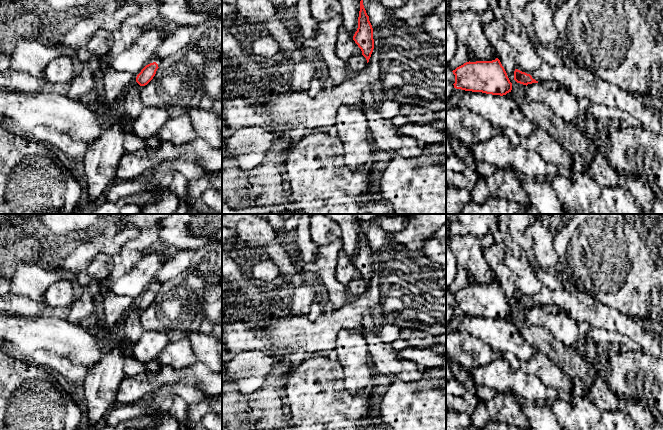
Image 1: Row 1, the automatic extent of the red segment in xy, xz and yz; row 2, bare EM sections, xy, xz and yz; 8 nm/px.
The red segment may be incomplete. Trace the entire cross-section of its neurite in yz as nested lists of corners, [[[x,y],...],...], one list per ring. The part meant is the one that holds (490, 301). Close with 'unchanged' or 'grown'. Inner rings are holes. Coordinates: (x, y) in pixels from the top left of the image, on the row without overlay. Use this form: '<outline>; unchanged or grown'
[[[498,282],[492,285],[469,285],[452,296],[456,313],[500,320],[512,314],[512,307]]]; unchanged

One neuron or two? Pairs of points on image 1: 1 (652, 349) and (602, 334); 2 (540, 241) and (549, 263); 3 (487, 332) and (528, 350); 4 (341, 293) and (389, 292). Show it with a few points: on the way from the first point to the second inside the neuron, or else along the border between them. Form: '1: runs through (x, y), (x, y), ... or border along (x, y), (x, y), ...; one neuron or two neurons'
1: border along (618, 332), (630, 337), (641, 349); two neurons
2: runs through (543, 246), (543, 254), (547, 258); one neuron
3: runs through (497, 333), (518, 345); one neuron
4: border along (346, 302), (344, 304); two neurons

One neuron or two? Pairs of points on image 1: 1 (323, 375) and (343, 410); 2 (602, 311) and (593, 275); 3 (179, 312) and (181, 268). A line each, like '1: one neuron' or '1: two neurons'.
1: one neuron
2: two neurons
3: one neuron

